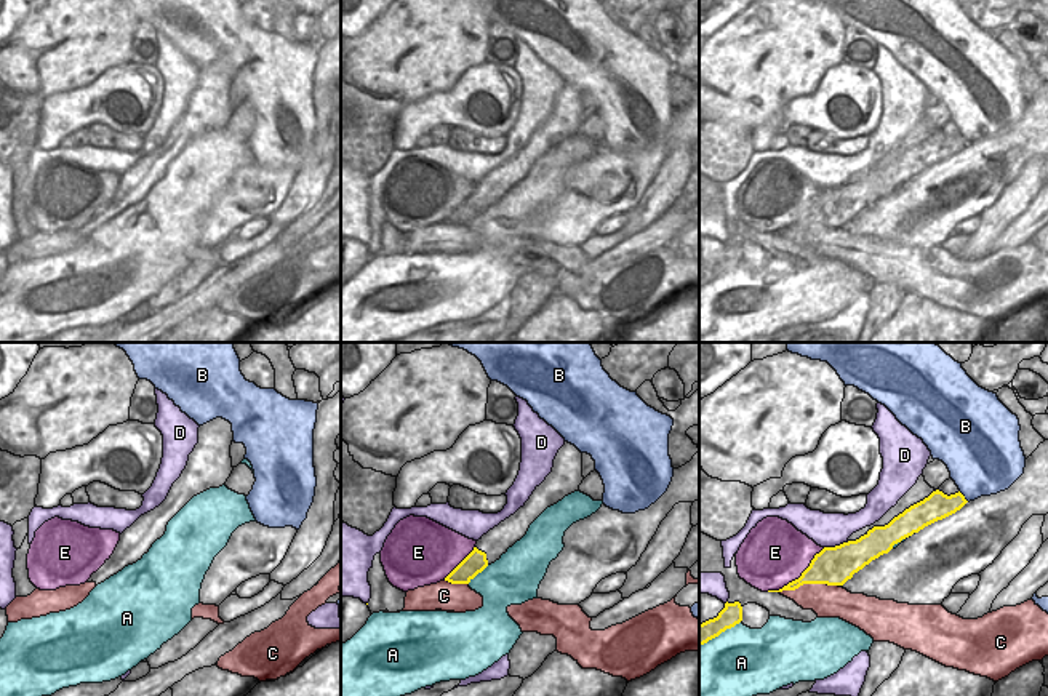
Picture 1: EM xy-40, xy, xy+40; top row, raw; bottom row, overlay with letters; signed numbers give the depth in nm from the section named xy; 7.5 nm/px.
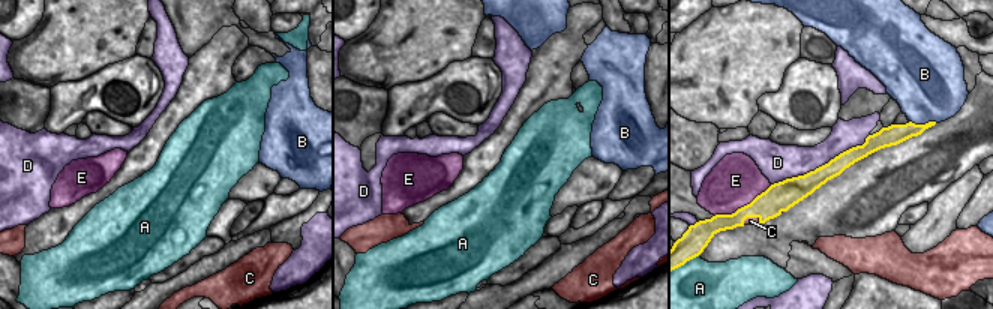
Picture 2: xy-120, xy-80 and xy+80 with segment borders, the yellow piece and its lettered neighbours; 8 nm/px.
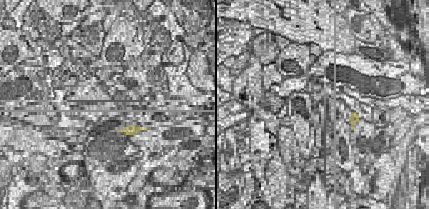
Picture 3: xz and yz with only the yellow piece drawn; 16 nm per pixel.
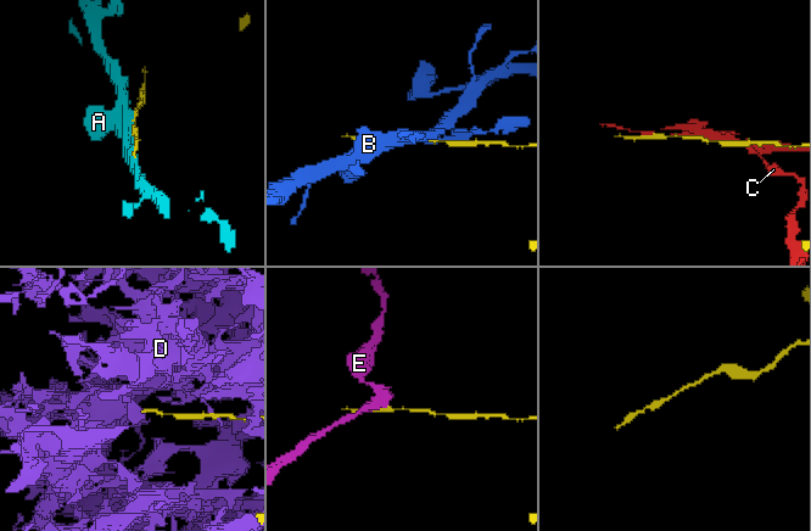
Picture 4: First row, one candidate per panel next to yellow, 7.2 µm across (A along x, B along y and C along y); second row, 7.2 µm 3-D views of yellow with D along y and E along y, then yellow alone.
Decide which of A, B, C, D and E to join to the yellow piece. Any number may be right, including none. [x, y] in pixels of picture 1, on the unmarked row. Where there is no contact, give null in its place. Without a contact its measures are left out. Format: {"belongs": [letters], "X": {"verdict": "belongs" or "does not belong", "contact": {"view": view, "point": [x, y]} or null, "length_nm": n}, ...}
{"belongs": [], "A": {"verdict": "does not belong", "contact": {"view": "xy", "point": [477, 215]}, "length_nm": 220}, "B": {"verdict": "does not belong", "contact": {"view": "xy+40", "point": [964, 138]}, "length_nm": 110}, "C": {"verdict": "does not belong", "contact": {"view": "xy+40", "point": [808, 224]}, "length_nm": 440}, "D": {"verdict": "does not belong", "contact": {"view": "xy+40", "point": [836, 188]}, "length_nm": 200}, "E": {"verdict": "does not belong", "contact": {"view": "xy+40", "point": [799, 220]}, "length_nm": 550}}

